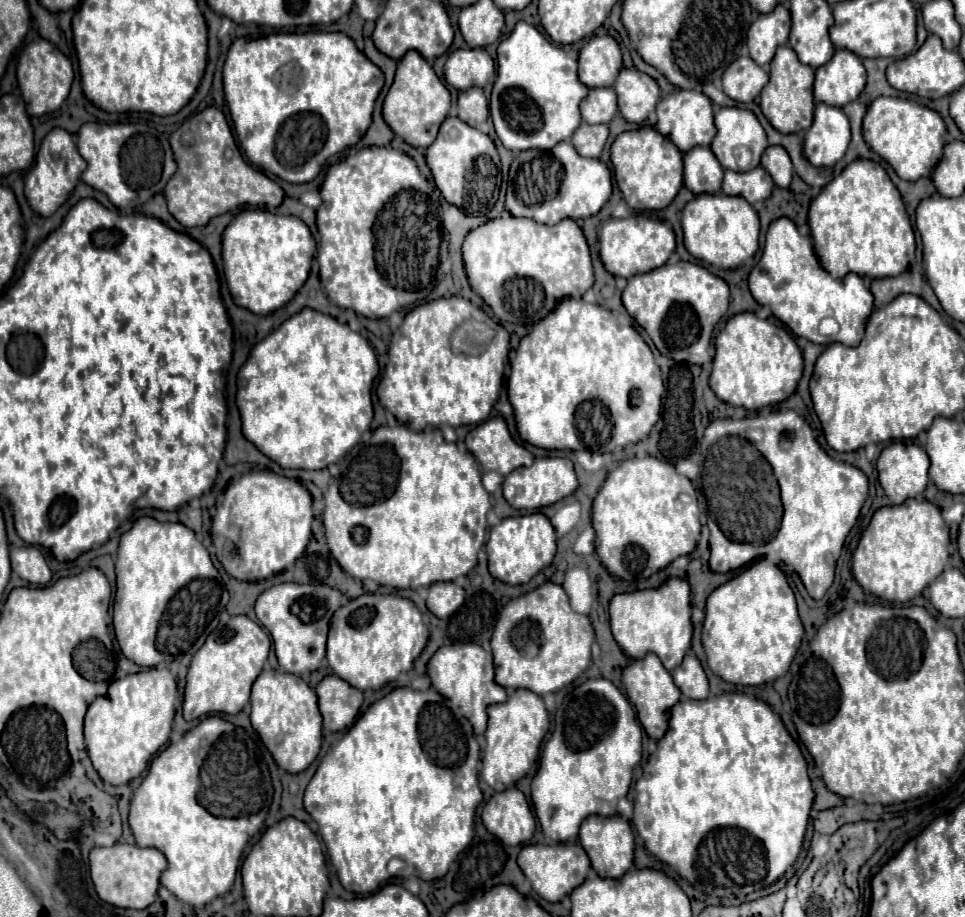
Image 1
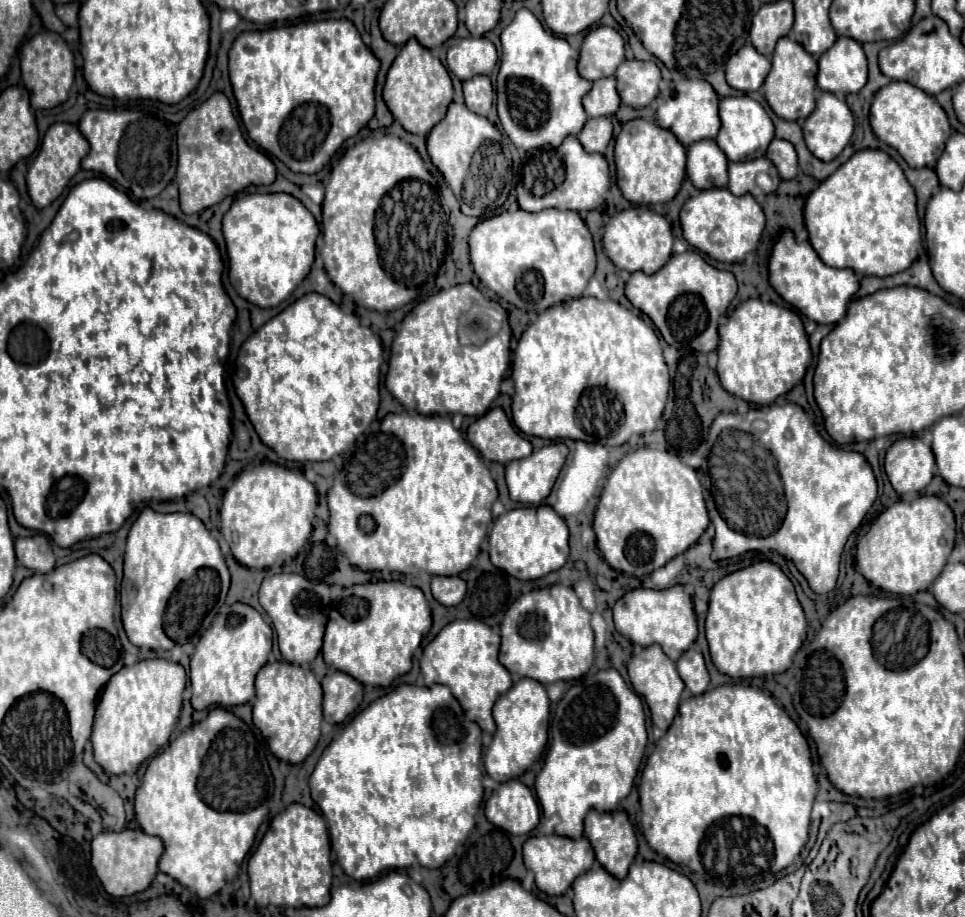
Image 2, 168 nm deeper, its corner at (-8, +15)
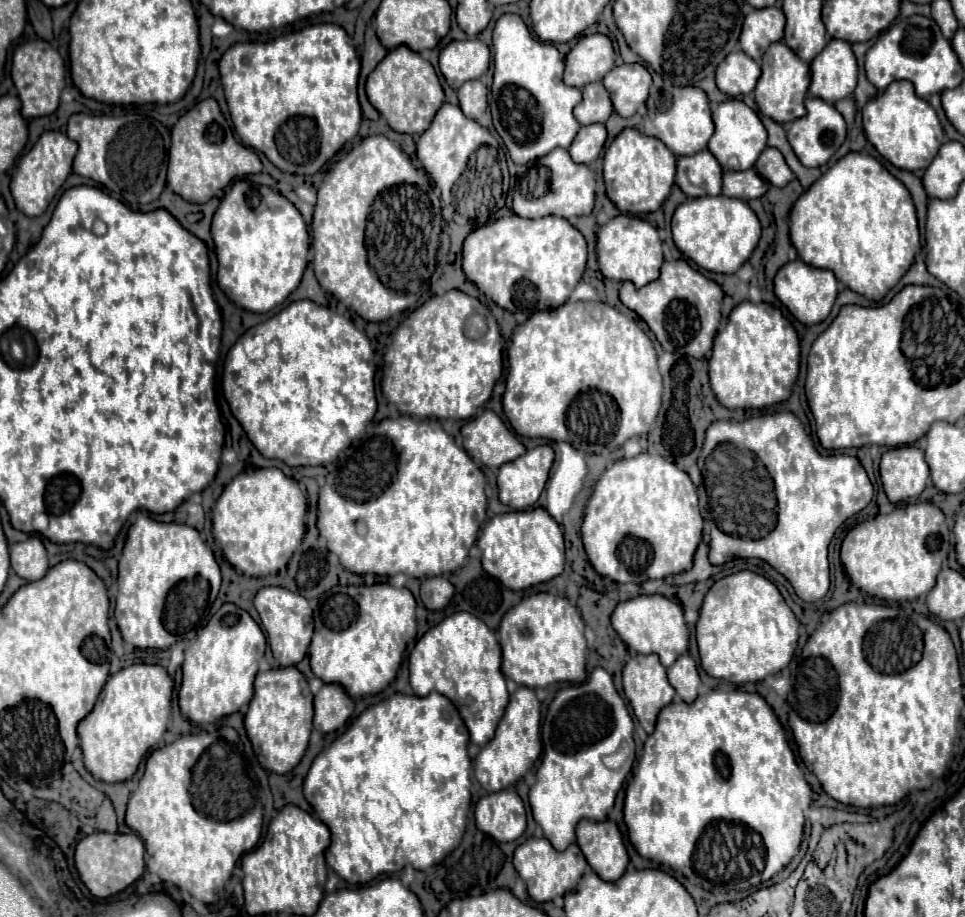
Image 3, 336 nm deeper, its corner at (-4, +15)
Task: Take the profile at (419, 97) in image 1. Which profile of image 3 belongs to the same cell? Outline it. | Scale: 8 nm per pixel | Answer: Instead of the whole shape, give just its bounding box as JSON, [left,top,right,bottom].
[366,45,444,135]

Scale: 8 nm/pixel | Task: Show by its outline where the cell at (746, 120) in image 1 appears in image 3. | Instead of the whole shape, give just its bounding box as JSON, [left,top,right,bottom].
[708,99,768,171]

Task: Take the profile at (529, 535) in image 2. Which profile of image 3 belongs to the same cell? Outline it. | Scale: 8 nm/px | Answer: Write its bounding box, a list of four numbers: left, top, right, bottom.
[476,507,564,591]

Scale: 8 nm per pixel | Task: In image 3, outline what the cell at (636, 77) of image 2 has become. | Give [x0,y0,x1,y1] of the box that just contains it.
[604,65,652,117]

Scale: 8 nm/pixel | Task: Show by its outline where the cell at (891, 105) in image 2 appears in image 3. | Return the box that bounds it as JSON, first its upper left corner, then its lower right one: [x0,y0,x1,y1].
[862,81,946,169]

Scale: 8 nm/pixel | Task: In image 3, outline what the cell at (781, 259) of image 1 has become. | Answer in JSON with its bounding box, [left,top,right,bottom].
[774,259,838,325]

